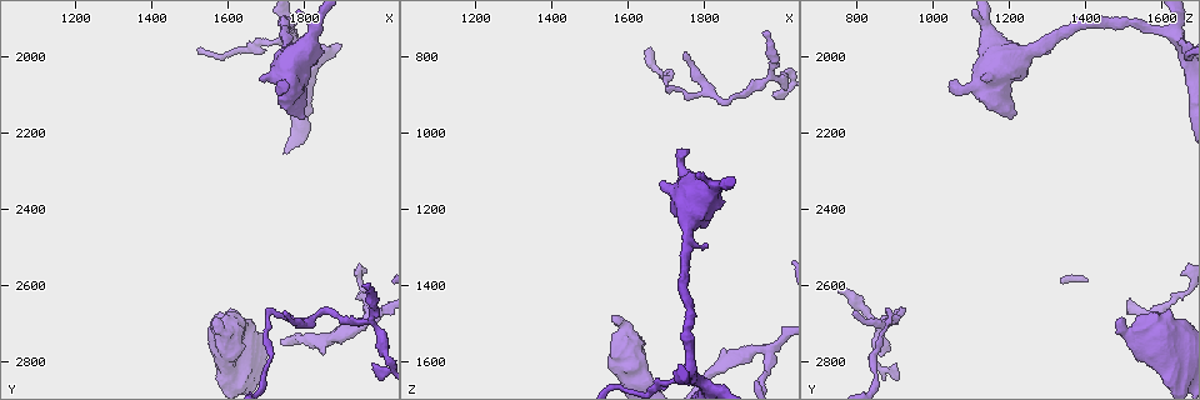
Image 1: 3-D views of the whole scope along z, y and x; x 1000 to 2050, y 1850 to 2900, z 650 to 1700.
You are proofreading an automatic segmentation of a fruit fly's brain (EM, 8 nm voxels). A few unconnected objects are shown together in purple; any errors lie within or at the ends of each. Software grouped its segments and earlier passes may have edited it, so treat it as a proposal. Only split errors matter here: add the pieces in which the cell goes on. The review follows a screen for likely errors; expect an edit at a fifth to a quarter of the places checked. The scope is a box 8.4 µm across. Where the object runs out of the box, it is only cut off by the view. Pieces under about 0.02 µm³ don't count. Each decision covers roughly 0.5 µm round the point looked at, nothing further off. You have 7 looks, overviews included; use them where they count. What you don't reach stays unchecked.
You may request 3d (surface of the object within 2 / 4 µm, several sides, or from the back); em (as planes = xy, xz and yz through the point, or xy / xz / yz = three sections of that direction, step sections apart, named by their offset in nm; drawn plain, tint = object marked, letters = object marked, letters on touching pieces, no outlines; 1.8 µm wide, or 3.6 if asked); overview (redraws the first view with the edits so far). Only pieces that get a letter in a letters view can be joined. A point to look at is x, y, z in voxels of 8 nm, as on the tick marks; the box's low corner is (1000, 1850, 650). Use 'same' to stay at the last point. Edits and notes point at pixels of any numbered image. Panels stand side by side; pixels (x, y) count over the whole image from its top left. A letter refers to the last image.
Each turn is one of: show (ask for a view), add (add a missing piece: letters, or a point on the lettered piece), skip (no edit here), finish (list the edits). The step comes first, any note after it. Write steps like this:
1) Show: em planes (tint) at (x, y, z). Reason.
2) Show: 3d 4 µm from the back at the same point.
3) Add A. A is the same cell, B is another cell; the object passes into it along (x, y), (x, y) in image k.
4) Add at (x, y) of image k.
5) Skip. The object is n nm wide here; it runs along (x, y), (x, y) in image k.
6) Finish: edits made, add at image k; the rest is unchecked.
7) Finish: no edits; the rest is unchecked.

Show: 3d 4 µm at (1805, 1980, 1295). An open end.

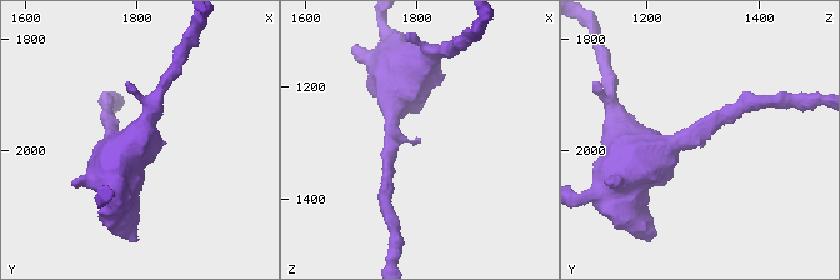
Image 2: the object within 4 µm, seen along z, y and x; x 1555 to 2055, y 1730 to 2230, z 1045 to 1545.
Show: em yz step 8 (letters) at (1805, 1985, 1300).

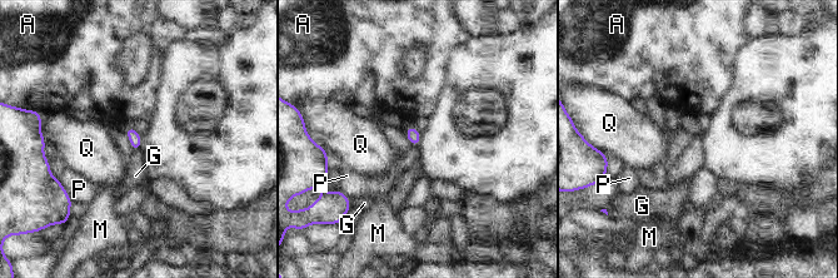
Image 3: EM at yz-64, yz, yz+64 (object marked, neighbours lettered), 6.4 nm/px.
Skip. The longest contact is with M, 60 nm; A, G, M, P and Q are other cells; no lettered piece goes on from it.

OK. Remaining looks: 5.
Show: 3d 4 µm from the back at (1955, 2595, 730). Branch stops here.

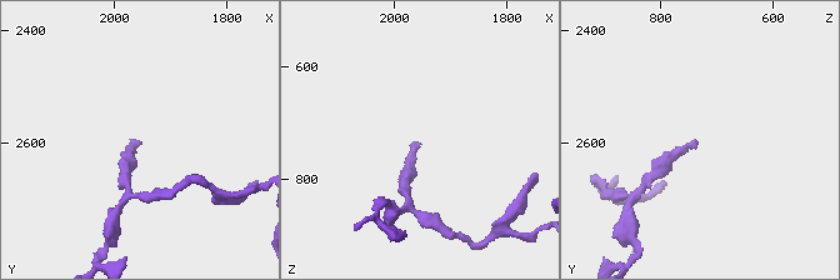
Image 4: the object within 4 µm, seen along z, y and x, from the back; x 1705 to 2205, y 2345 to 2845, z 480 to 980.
Show: em xz step 8 (plain) at (1955, 2595, 735). Now the EM.

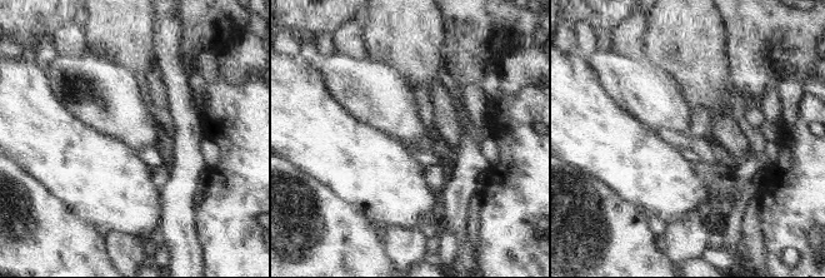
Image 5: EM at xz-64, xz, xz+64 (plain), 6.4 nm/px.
Show: em xz step 8 (letters) at the same point. See the neighbours.

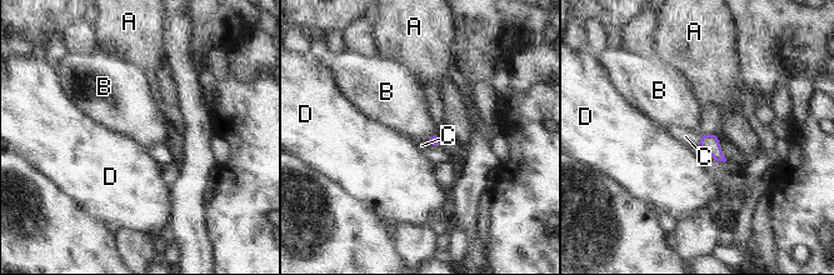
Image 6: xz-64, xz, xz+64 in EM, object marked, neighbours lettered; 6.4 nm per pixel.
Add C. C is the same cell, A, B and D are other cells; the object passes into it along (709, 143), (699, 140), (685, 136) in image 6; it goes on there.

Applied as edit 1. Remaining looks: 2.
Finish: edits made, add at image 6; the rest is unchecked.

